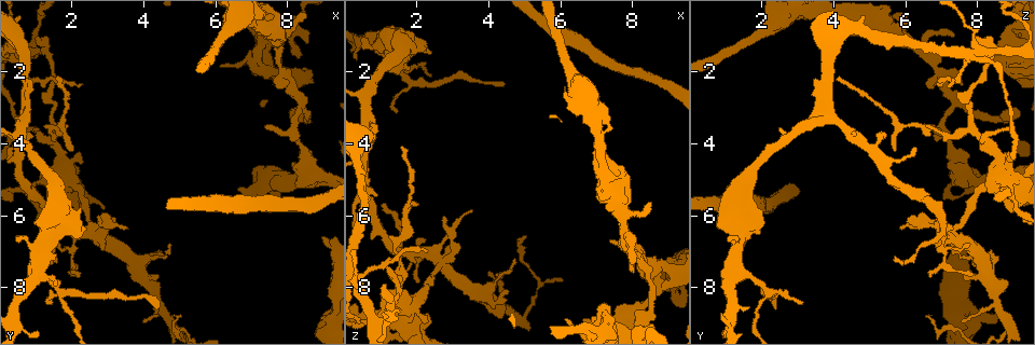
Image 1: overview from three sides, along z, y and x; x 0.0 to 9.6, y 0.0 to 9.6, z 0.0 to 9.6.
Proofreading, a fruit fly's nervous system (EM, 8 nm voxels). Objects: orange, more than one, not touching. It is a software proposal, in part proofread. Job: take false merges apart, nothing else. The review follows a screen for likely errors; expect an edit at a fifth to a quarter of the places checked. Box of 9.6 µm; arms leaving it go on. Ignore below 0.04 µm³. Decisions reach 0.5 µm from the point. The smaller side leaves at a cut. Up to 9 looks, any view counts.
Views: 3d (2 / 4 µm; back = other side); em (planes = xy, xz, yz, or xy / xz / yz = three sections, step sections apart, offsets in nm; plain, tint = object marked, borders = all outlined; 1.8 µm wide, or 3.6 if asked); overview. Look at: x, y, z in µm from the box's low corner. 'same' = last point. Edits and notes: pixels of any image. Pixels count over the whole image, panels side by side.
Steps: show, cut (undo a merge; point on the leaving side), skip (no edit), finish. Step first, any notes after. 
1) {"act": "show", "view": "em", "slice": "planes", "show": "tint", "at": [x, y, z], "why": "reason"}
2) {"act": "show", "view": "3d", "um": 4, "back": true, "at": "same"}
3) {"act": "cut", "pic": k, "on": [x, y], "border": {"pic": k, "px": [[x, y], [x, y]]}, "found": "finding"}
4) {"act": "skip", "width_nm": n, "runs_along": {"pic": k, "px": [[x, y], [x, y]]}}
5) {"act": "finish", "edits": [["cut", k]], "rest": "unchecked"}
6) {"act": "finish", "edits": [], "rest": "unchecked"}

{"act": "show", "view": "em", "slice": "planes", "show": "tint", "at": [2.60, 6.55, 7.20], "why": "sharp bend"}

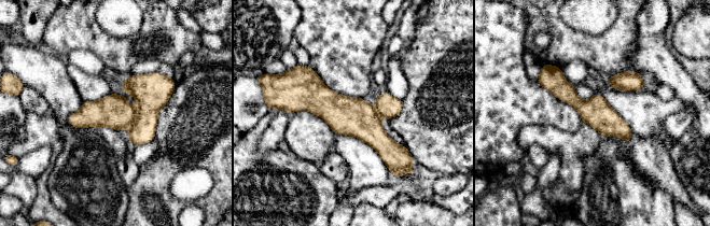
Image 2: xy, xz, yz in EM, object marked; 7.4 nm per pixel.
{"act": "cut", "pic": 2, "on": [152, 92], "border": {"pic": 2, "px": [[137, 112], [134, 122], [128, 127]]}, "found": "a second neuron is stuck on"}

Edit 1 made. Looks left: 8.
{"act": "show", "view": "overview", "why": "redraw"}

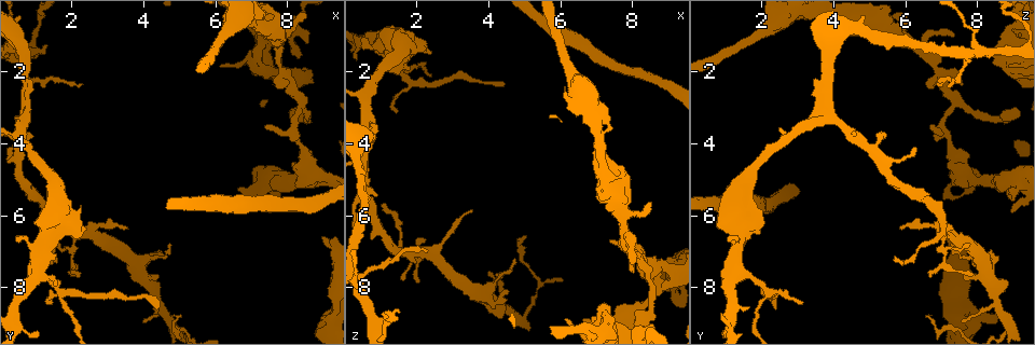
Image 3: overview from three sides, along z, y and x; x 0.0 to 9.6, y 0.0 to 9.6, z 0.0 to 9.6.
{"act": "show", "view": "em", "um": 3.6, "slice": "planes", "show": "tint", "at": [8.35, 2.85, 7.40]}

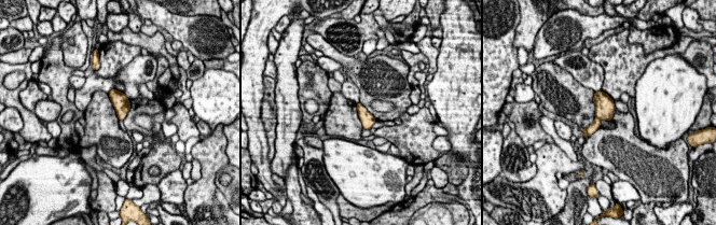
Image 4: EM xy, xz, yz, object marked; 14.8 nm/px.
{"act": "cut", "pic": 4, "on": [605, 108], "border": {"pic": 4, "px": [[596, 116], [601, 120]]}, "found": "a second neuron is stuck on"}

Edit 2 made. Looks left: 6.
{"act": "show", "view": "em", "slice": "xy", "step": 8, "show": "tint", "at": [9.00, 9.10, 7.95], "why": "abrupt turn"}

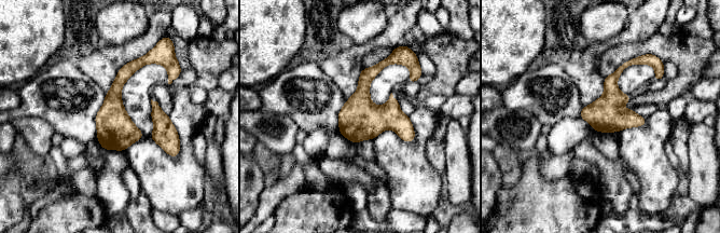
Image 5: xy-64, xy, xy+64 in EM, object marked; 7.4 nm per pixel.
{"act": "show", "view": "em", "slice": "planes", "show": "tint", "at": "same", "why": "cut it another way"}

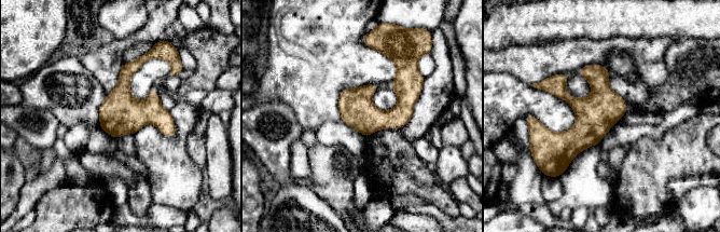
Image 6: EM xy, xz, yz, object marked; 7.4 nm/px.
{"act": "skip", "width_nm": 260, "found": "all the same neuron"}

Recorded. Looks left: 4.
{"act": "finish", "edits": [["cut", 2], ["cut", 4]], "rest": "unchecked"}

